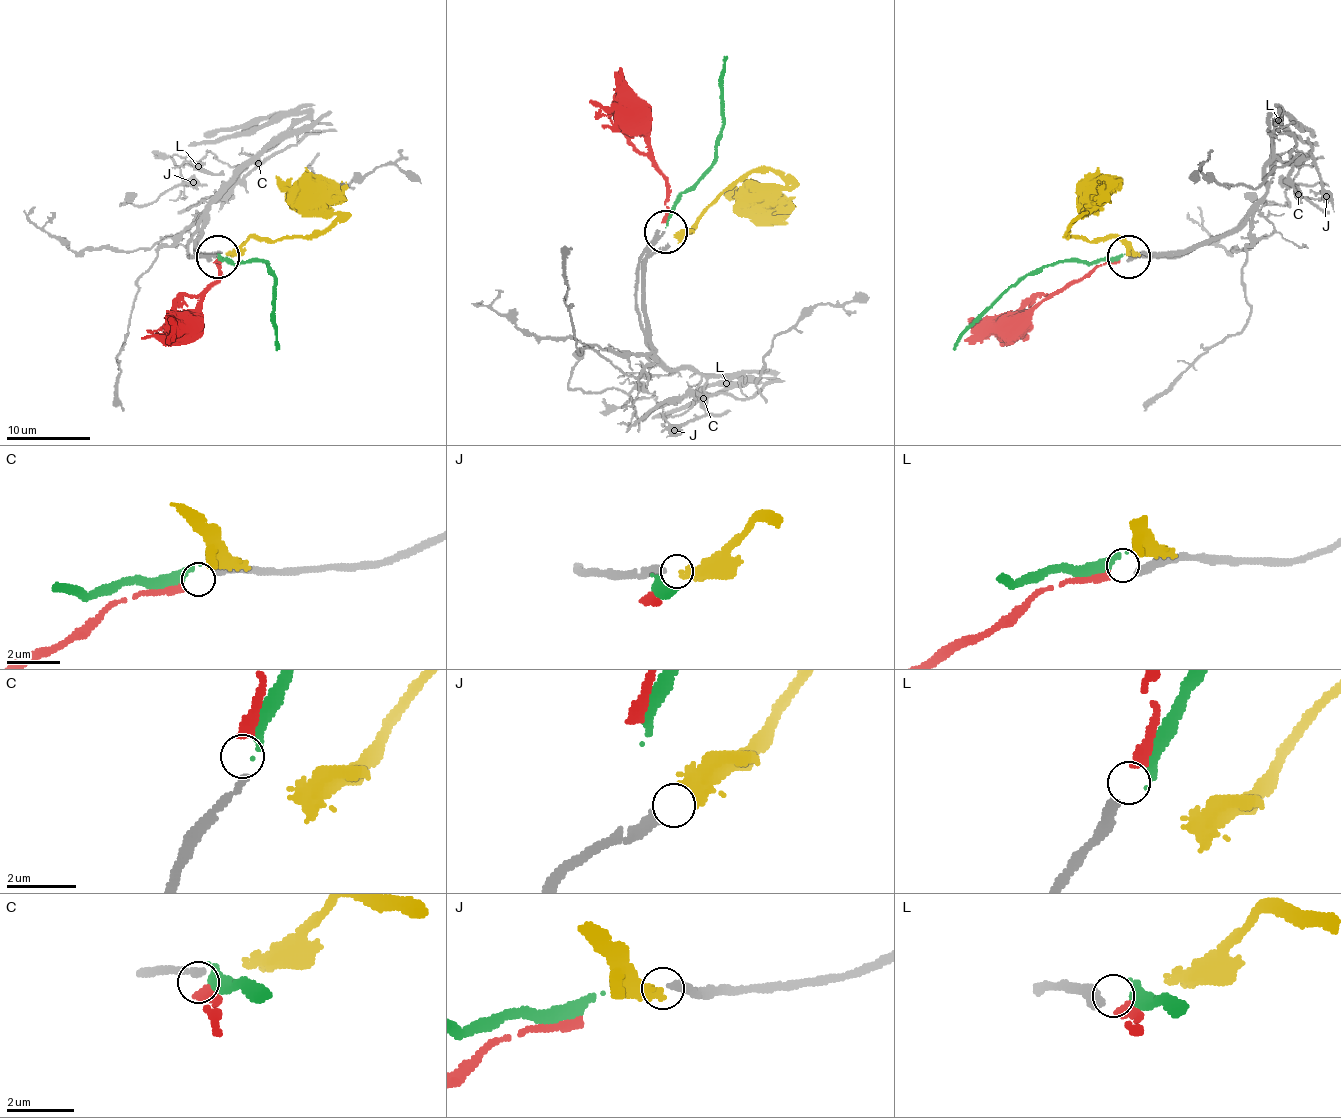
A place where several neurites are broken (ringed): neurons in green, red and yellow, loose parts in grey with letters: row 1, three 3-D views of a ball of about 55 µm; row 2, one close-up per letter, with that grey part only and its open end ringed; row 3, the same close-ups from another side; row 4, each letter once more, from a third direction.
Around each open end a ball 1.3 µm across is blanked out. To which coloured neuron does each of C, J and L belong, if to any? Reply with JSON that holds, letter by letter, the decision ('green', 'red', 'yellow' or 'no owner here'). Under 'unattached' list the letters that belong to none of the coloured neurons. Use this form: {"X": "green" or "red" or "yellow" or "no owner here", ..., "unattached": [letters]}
{"C": "green", "J": "no owner here", "L": "red", "unattached": ["J"]}

